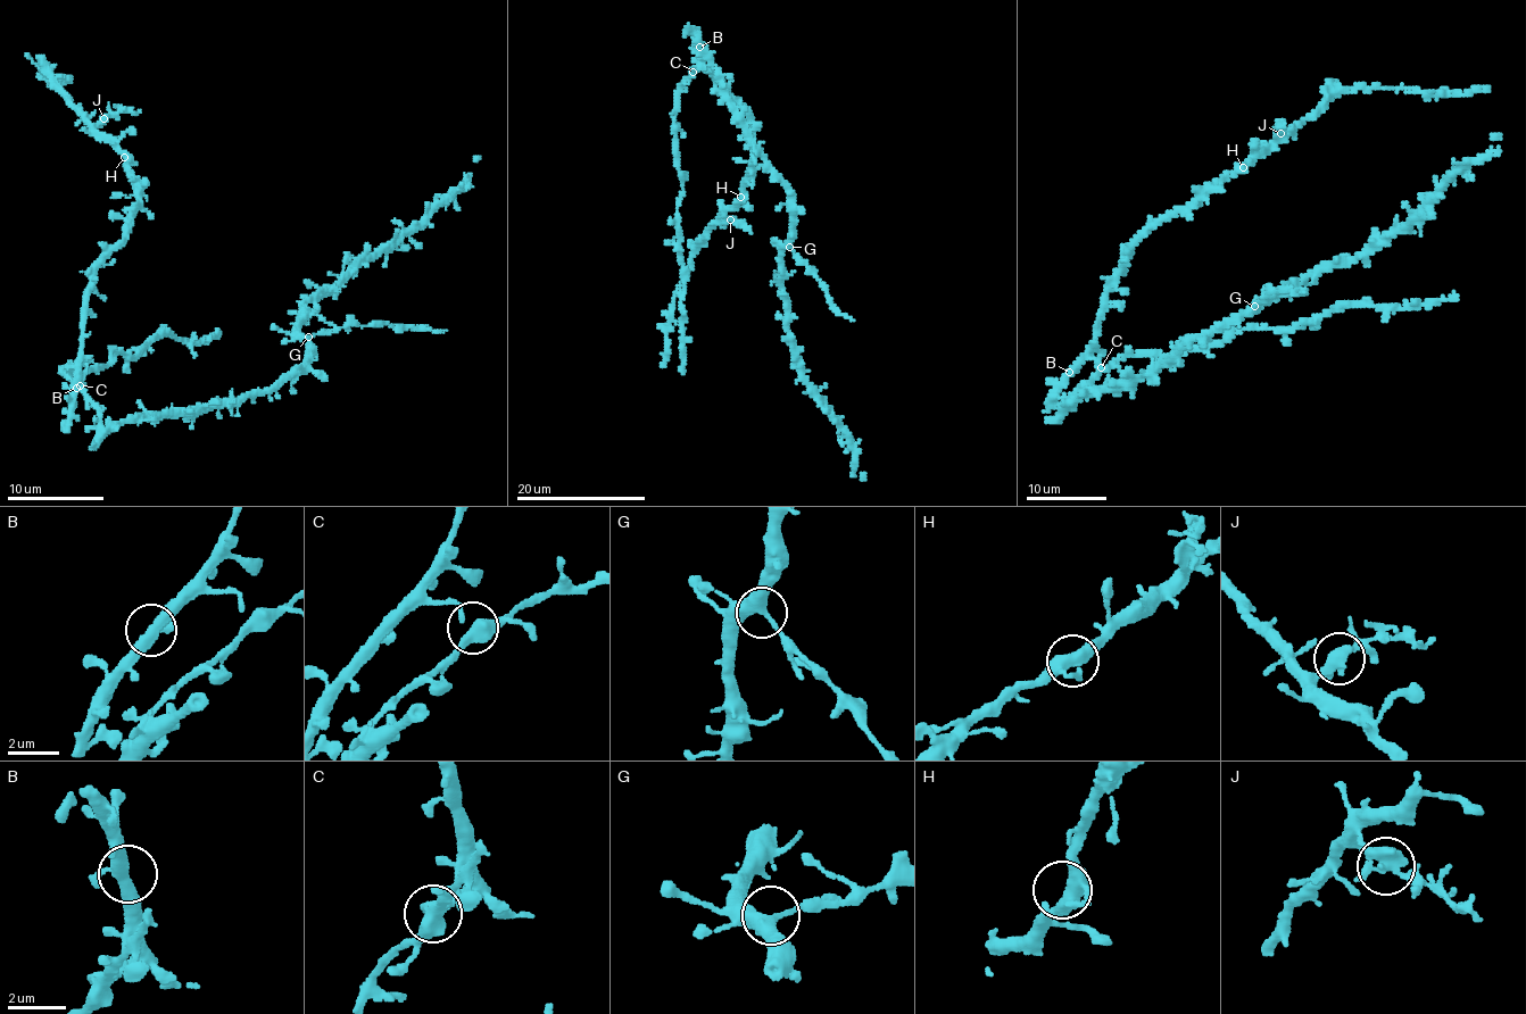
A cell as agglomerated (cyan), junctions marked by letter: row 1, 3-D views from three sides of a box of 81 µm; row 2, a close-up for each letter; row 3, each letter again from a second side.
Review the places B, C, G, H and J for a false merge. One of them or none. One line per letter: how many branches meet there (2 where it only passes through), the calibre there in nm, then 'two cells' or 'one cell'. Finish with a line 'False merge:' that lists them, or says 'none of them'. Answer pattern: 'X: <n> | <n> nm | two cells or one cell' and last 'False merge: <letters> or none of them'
B: 3 | 360 nm | one cell
C: 3 | 400 nm | one cell
G: 3 | 400 nm | one cell
H: 3 | 400 nm | one cell
J: 3 | 360 nm | two cells
False merge: J

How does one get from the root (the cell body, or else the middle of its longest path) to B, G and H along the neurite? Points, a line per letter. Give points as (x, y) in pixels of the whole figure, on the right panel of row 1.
B: (1069, 400), (1100, 367), (1094, 359), (1083, 359), (1069, 372)
G: (1069, 400), (1131, 387), (1136, 380), (1155, 374), (1160, 365), (1169, 365), (1186, 343), (1205, 340), (1254, 306)
H: (1069, 400), (1100, 367), (1086, 350), (1106, 287), (1130, 249), (1158, 223), (1243, 167)

